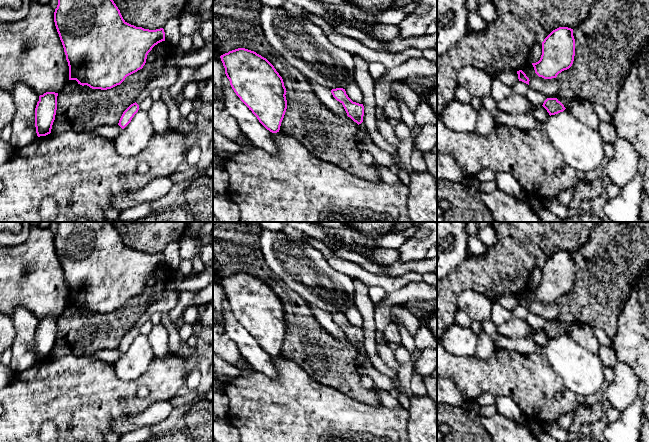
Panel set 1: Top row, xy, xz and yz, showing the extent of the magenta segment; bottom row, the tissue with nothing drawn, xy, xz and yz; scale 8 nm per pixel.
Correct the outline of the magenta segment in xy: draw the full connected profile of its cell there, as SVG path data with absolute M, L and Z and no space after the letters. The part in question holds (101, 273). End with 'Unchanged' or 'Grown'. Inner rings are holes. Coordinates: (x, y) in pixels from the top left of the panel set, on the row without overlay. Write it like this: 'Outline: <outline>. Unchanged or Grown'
Outline: M58 222L58 229L54 236L54 246L59 258L60 264L62 266L64 276L66 279L66 284L69 290L69 304L76 304L78 308L84 310L87 309L92 313L107 314L111 313L117 309L120 309L127 300L137 296L142 293L146 287L147 279L152 274L152 272L158 267L165 265L165 256L163 252L156 254L144 253L142 251L136 251L127 247L116 228L111 222Z. Unchanged

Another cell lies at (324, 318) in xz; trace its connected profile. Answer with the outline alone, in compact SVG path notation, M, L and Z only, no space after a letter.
M309 305L313 315L315 316L317 322L328 332L330 333L335 339L338 340L347 340L347 337L339 325L337 325L332 317L331 314L320 309L315 305Z

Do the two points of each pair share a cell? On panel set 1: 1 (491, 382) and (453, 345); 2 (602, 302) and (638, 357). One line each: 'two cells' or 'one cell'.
1: two cells
2: two cells

